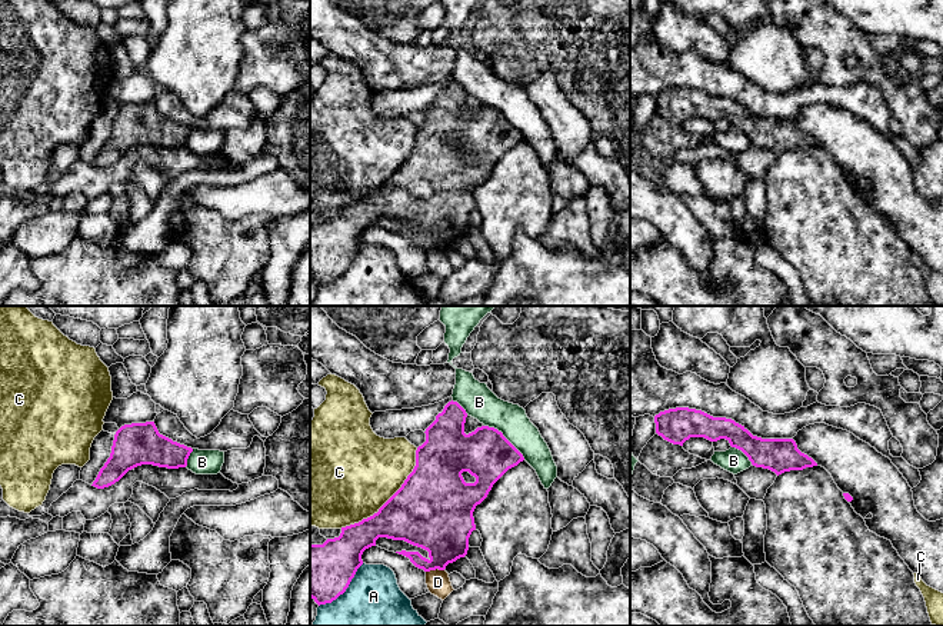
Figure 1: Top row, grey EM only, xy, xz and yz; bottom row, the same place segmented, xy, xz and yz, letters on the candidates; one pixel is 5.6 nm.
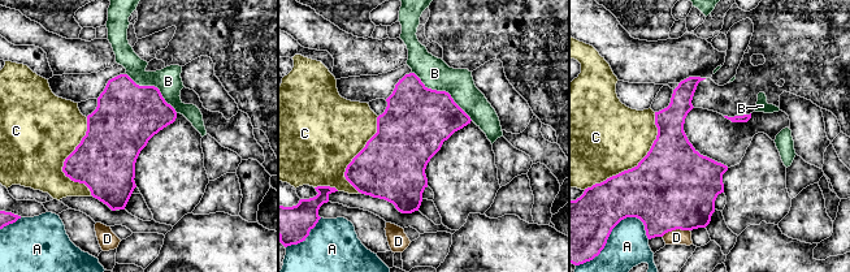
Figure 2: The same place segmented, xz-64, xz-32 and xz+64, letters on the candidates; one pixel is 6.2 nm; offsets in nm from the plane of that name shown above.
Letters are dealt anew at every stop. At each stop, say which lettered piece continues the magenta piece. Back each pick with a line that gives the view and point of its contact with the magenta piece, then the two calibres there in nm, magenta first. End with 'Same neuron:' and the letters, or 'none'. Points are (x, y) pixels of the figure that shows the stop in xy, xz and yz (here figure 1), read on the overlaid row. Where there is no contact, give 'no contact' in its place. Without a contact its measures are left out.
Same neuron: none

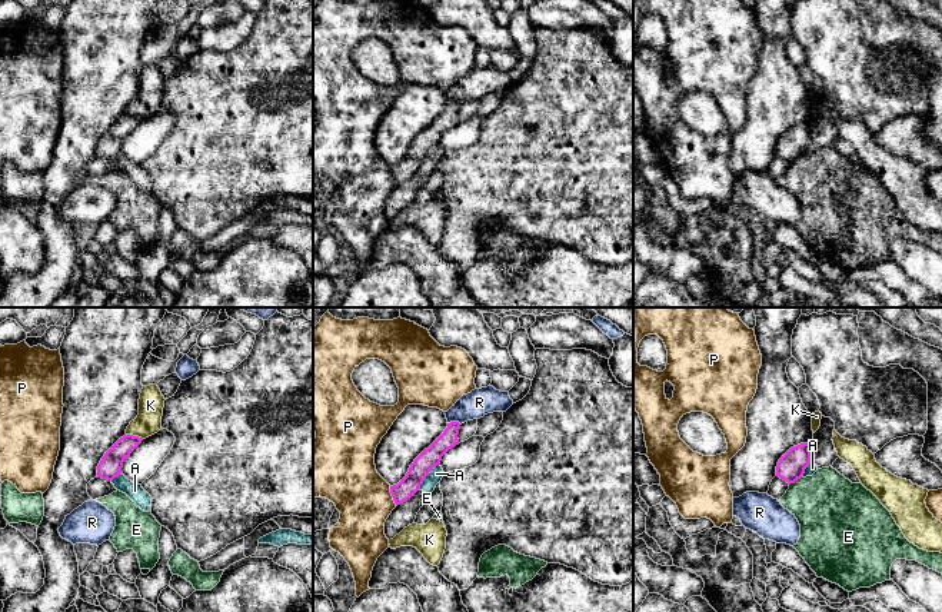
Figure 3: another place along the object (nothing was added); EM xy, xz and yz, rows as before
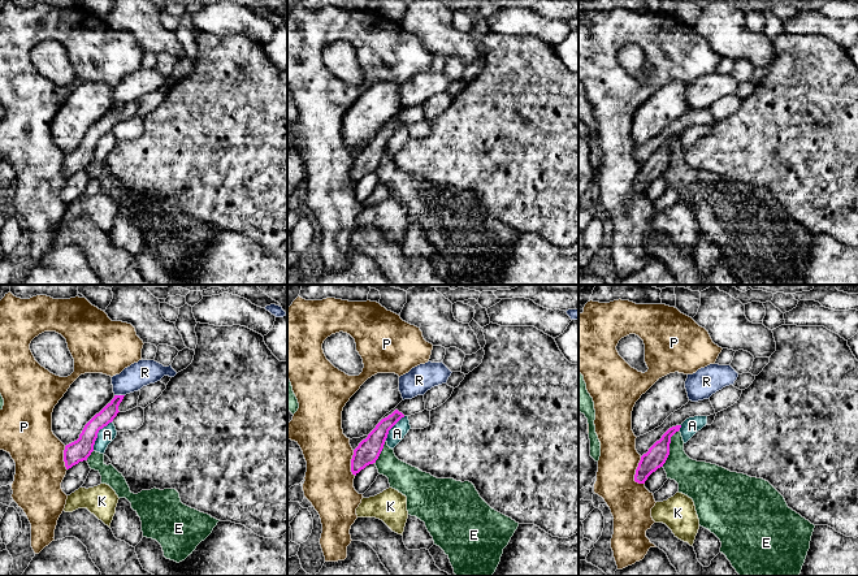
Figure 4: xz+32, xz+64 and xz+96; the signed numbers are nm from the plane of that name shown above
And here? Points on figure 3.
Same neuron: none

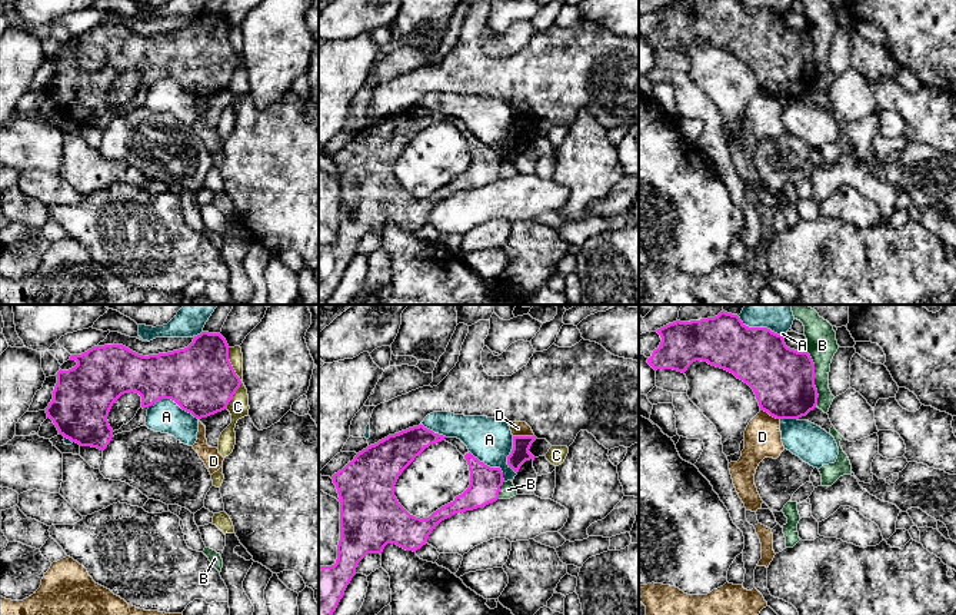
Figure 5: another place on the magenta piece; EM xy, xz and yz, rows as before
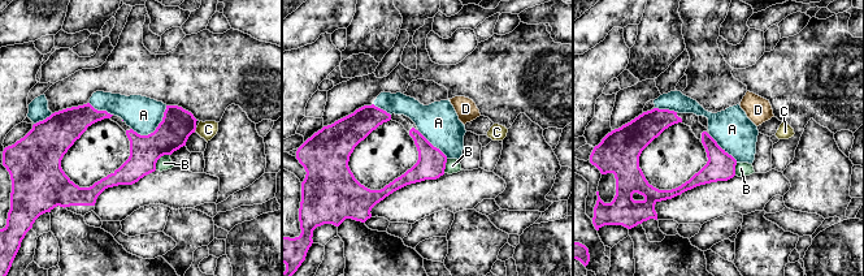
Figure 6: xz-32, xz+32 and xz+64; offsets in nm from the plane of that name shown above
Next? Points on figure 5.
Same neuron: none

